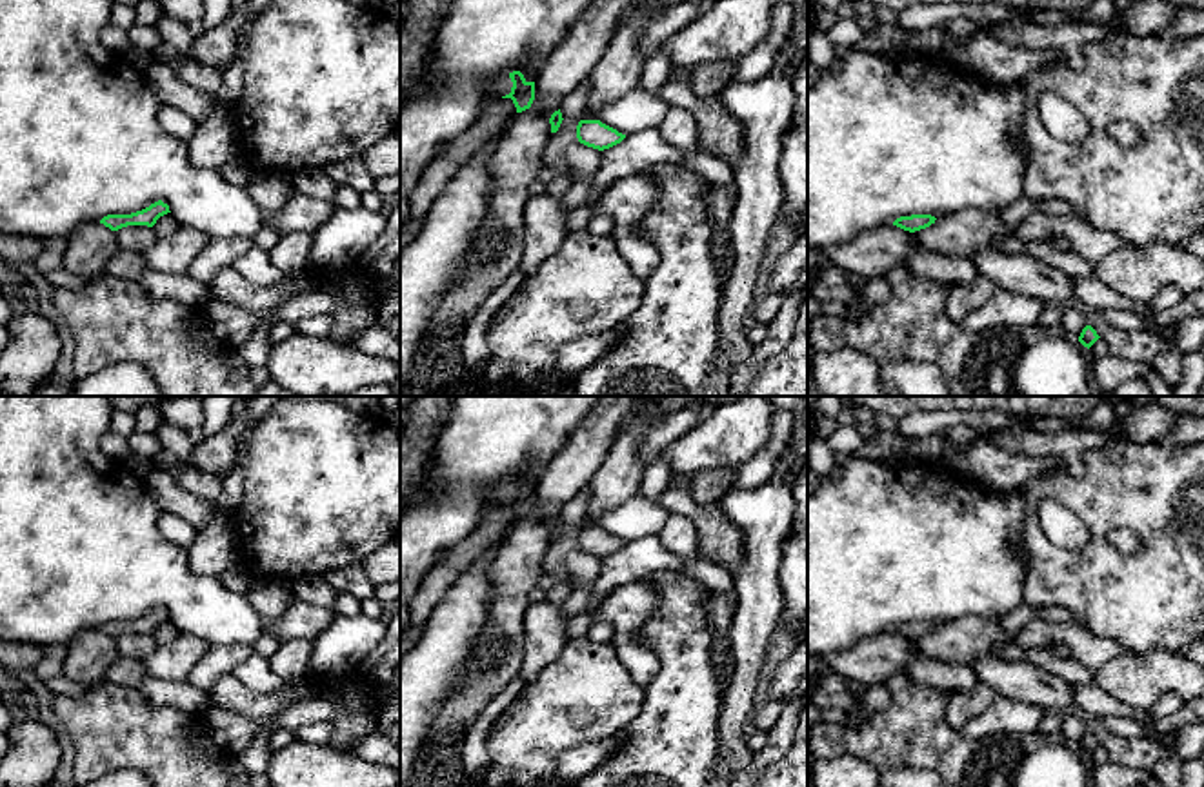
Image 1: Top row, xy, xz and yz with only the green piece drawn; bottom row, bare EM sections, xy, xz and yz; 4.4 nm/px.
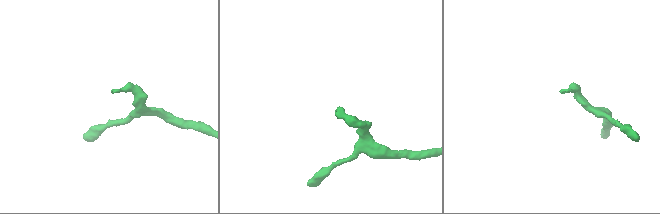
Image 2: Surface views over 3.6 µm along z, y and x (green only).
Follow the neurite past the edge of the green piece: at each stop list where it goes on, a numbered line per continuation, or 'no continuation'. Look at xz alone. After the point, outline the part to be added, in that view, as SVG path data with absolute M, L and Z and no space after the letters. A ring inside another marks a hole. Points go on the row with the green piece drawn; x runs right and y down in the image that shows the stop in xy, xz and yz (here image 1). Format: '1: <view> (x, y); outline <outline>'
1: xz (502, 84); outline M500 75L491 84L489 95L491 95L491 98L502 98L511 93L511 87L513 87L513 82L511 82L509 75Z

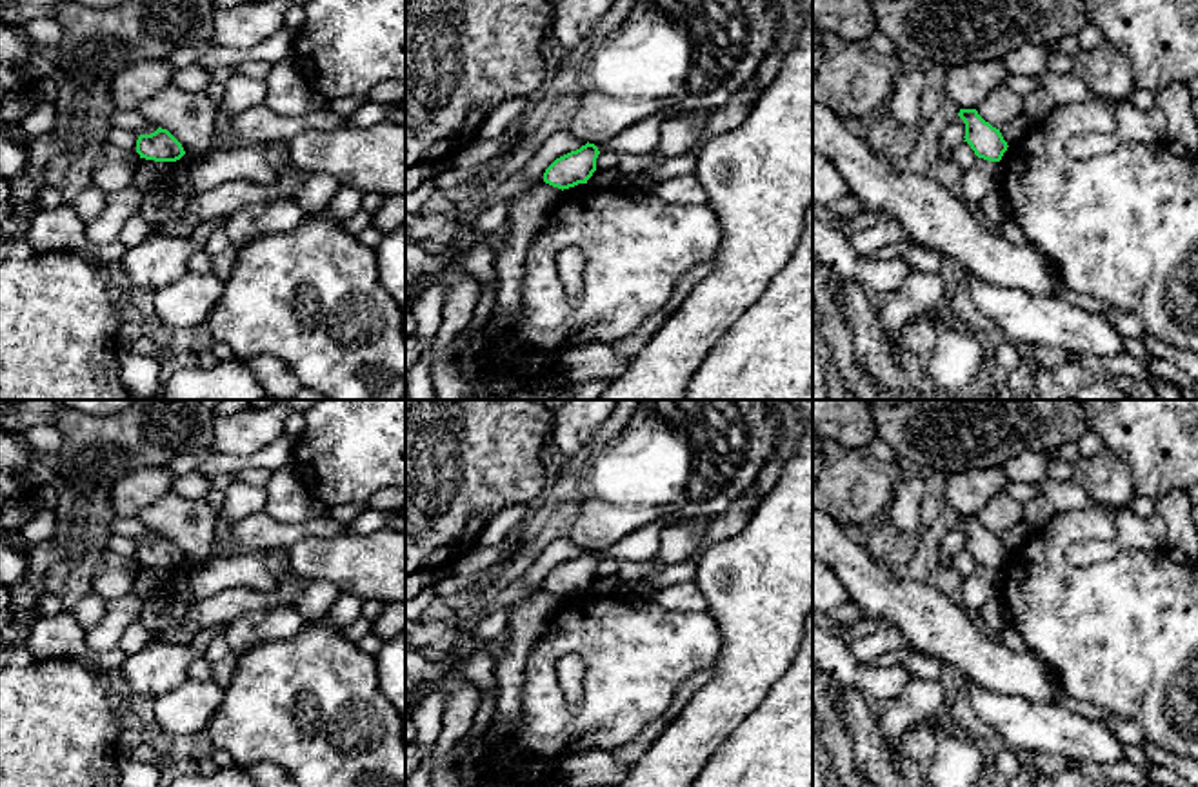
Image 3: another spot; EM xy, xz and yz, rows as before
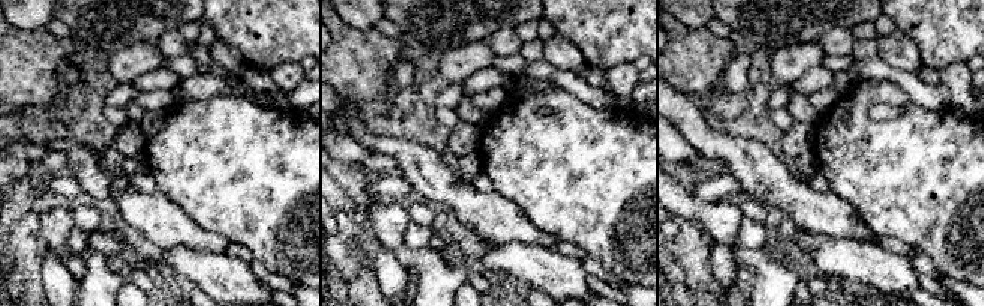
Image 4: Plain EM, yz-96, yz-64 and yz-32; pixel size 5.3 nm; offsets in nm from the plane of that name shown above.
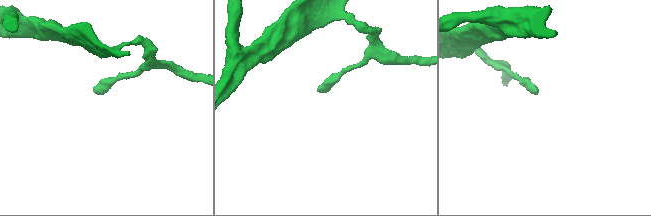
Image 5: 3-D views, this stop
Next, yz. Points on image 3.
no continuation

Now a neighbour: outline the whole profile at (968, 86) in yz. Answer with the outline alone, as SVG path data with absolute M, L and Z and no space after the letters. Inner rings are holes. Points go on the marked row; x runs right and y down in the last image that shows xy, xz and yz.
M1002 60L947 67L945 95L960 109L978 109L996 87L1005 85L1009 76L1011 73Z

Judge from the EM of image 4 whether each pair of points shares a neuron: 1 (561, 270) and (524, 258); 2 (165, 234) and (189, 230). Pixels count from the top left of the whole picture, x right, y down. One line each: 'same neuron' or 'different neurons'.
1: same neuron
2: same neuron

